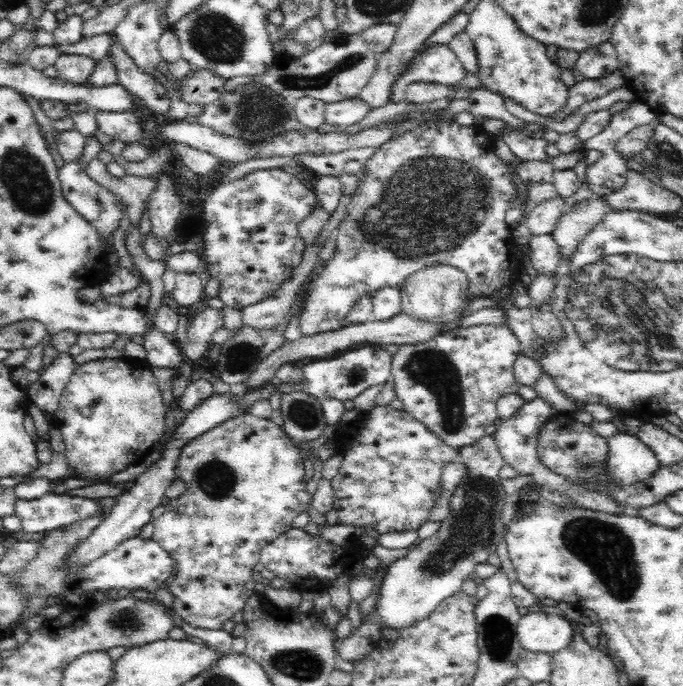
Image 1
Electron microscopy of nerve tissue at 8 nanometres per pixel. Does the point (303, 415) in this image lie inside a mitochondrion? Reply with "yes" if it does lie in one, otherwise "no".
yes

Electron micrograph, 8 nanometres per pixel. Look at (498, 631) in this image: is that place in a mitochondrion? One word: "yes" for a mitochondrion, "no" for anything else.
yes

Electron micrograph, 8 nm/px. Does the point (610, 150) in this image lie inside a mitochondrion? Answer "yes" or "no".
no

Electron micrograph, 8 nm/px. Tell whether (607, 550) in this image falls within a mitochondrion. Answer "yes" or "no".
yes

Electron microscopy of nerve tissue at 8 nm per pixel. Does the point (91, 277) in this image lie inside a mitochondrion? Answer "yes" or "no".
no

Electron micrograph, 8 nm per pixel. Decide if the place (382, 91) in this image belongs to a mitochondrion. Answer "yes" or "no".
no

